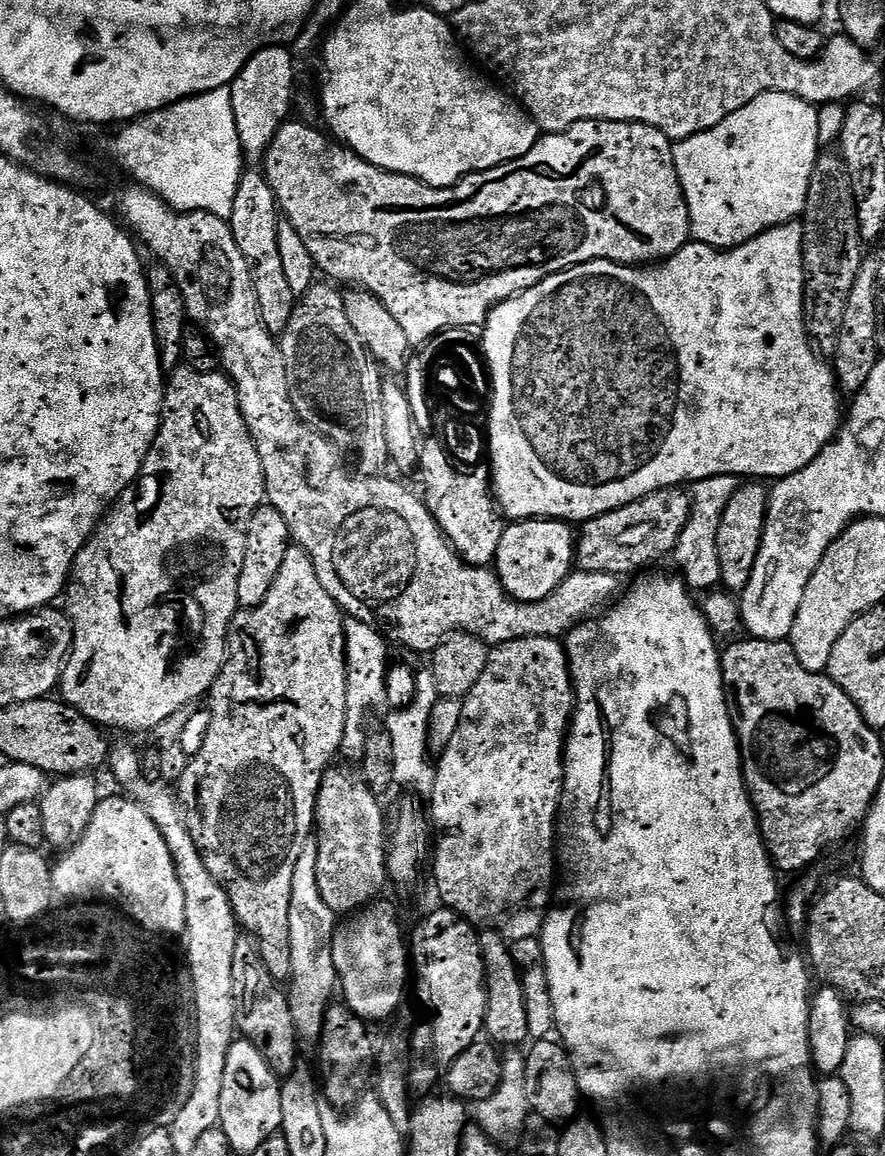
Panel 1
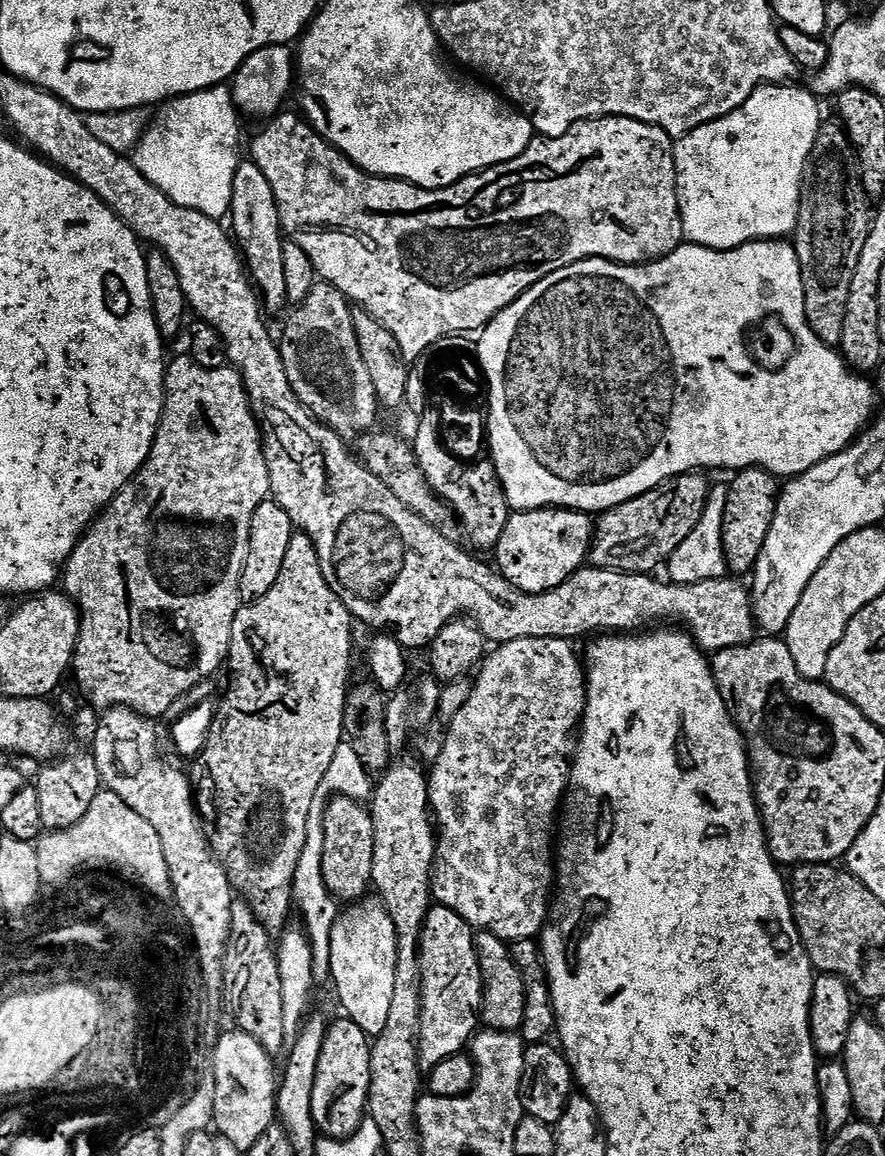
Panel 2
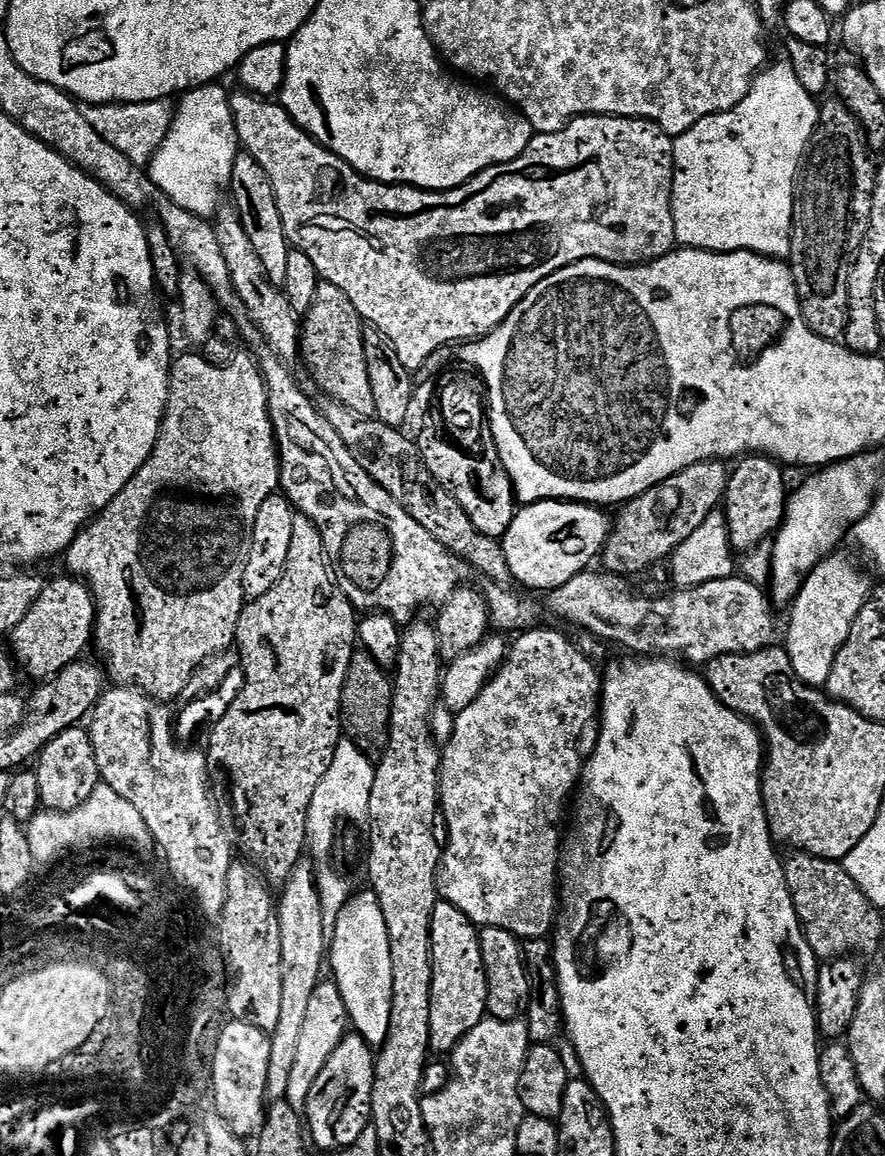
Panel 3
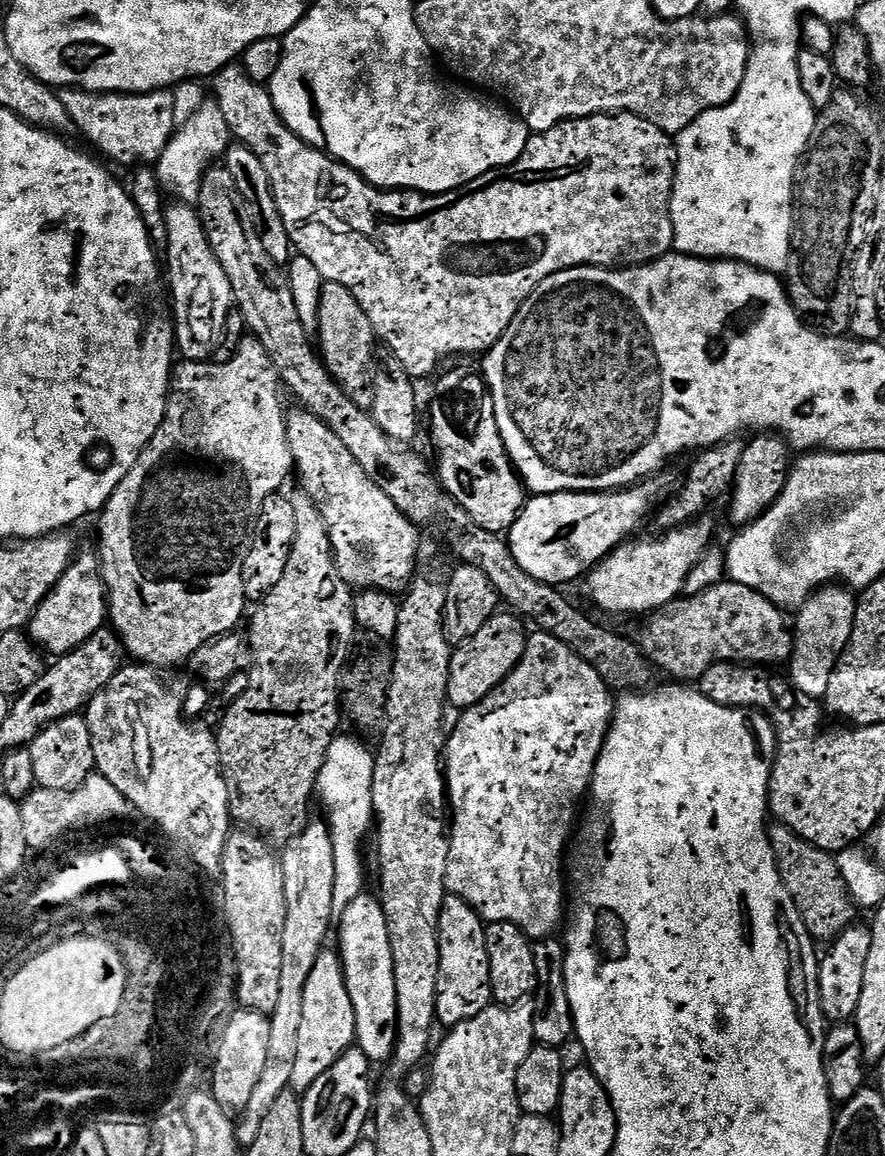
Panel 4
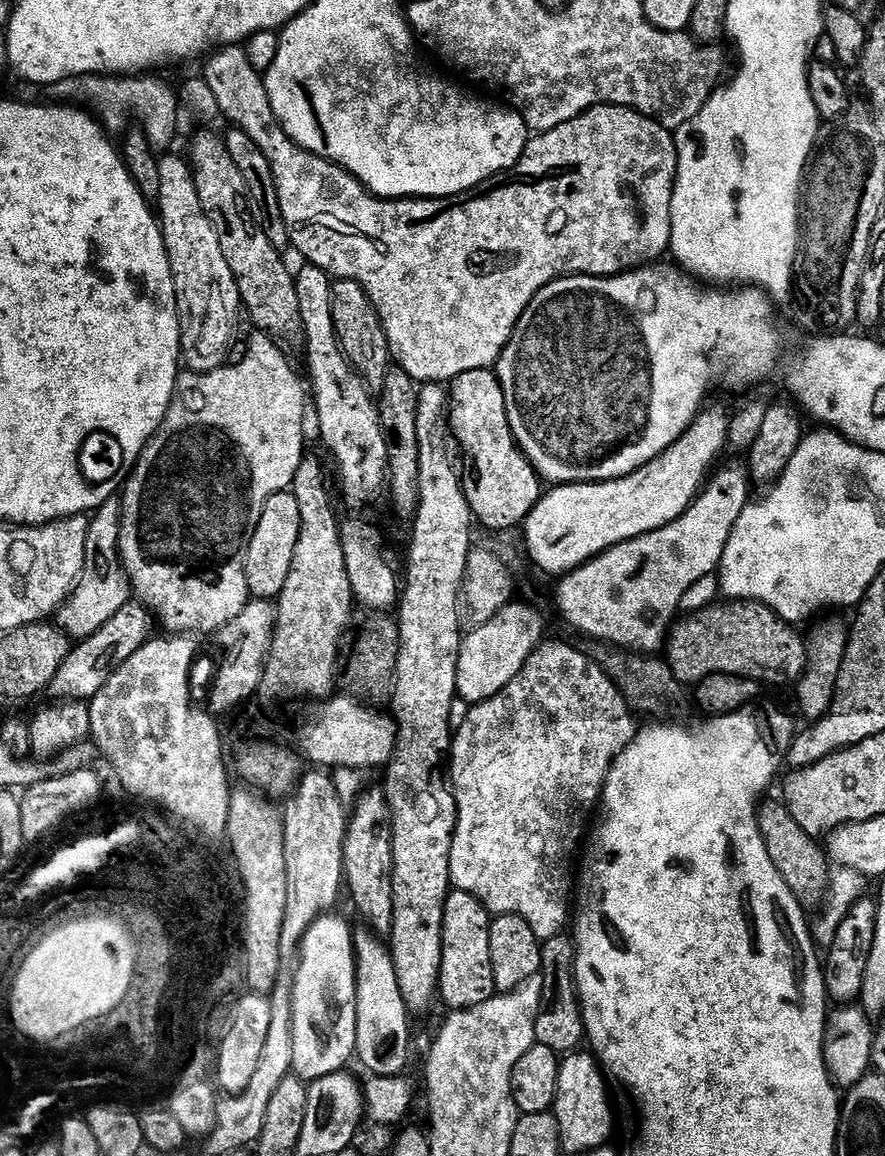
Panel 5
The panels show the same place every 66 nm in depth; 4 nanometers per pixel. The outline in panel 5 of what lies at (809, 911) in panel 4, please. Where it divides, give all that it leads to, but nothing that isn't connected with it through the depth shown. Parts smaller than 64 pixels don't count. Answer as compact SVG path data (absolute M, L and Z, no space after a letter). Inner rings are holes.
M779 799L767 800L759 805L756 814L756 821L766 846L766 854L770 854L770 862L774 862L778 874L782 874L786 886L790 886L790 890L796 895L796 900L801 906L809 906L808 904L814 903L819 896L821 899L827 893L830 883L829 857L825 849L821 845L819 848L816 845L819 843L808 836L806 830L798 826L798 822L794 822L794 818Z

